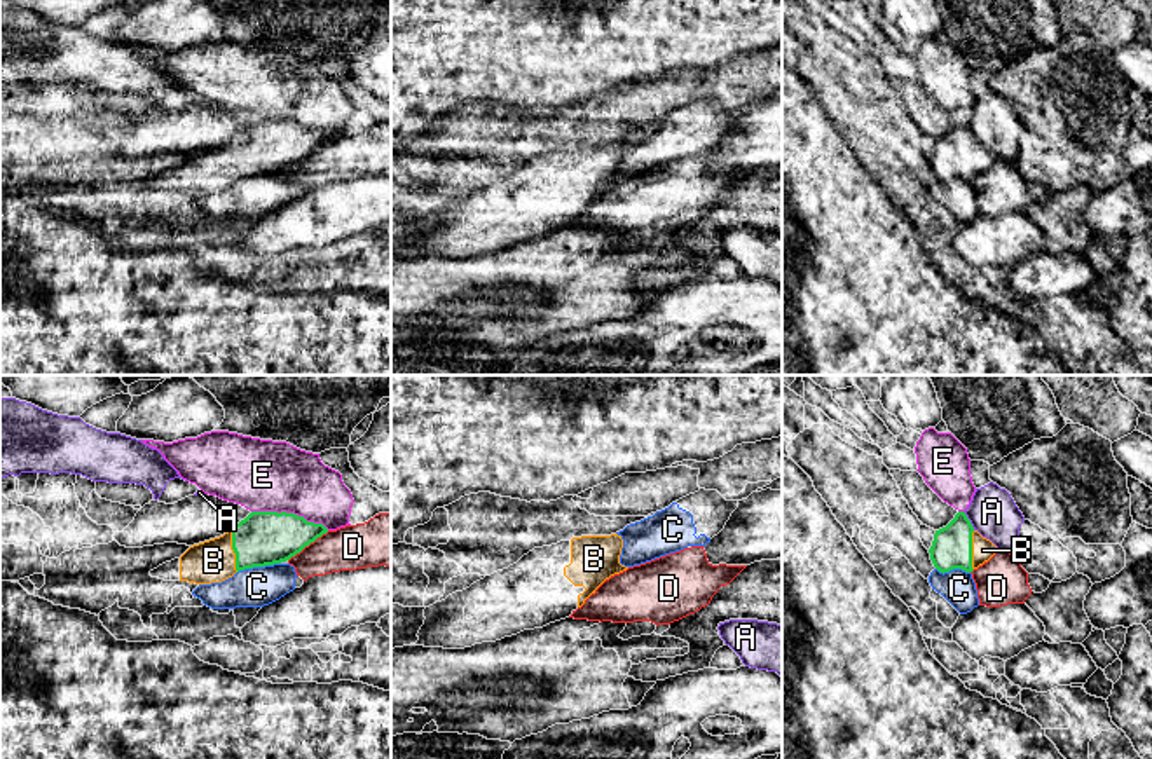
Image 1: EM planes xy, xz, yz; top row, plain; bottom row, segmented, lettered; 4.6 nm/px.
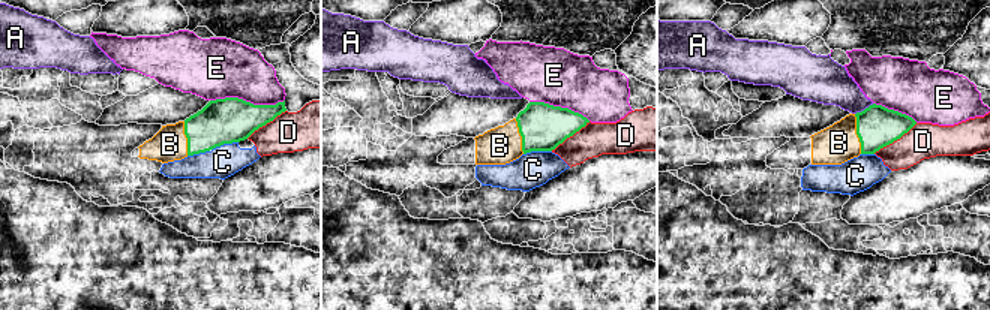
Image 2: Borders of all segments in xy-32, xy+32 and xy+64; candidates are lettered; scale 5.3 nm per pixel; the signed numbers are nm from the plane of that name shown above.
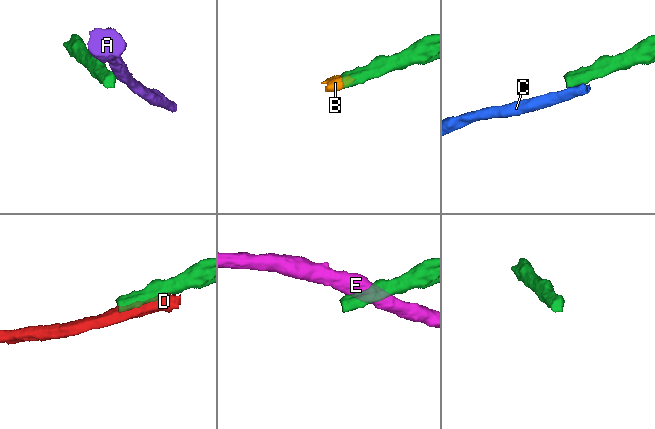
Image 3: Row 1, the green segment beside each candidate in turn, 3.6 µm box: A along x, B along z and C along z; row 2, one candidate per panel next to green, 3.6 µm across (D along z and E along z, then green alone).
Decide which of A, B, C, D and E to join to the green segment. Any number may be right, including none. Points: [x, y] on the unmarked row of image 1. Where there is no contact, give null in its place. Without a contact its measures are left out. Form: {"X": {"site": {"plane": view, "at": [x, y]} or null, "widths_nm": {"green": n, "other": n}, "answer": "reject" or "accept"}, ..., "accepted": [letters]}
{"A": {"site": {"plane": "yz", "at": [969, 129]}, "widths_nm": {"green": 190, "other": 220}, "answer": "reject"}, "B": {"site": {"plane": "xy", "at": [234, 161]}, "widths_nm": {"green": 260, "other": 200}, "answer": "accept"}, "C": {"site": {"plane": "xy", "at": [259, 175]}, "widths_nm": {"green": 260, "other": 180}, "answer": "reject"}, "D": {"site": {"plane": "xy", "at": [308, 154]}, "widths_nm": {"green": 260, "other": 200}, "answer": "reject"}, "E": {"site": {"plane": "xy", "at": [290, 123]}, "widths_nm": {"green": 260, "other": 340}, "answer": "reject"}, "accepted": ["B"]}

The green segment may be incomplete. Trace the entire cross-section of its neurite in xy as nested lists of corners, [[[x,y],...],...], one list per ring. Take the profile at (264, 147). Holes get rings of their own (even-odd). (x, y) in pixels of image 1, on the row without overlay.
[[[251,120],[223,145],[190,155],[150,185],[195,194],[222,192],[244,178],[286,171],[326,141],[323,133],[295,122]]]

